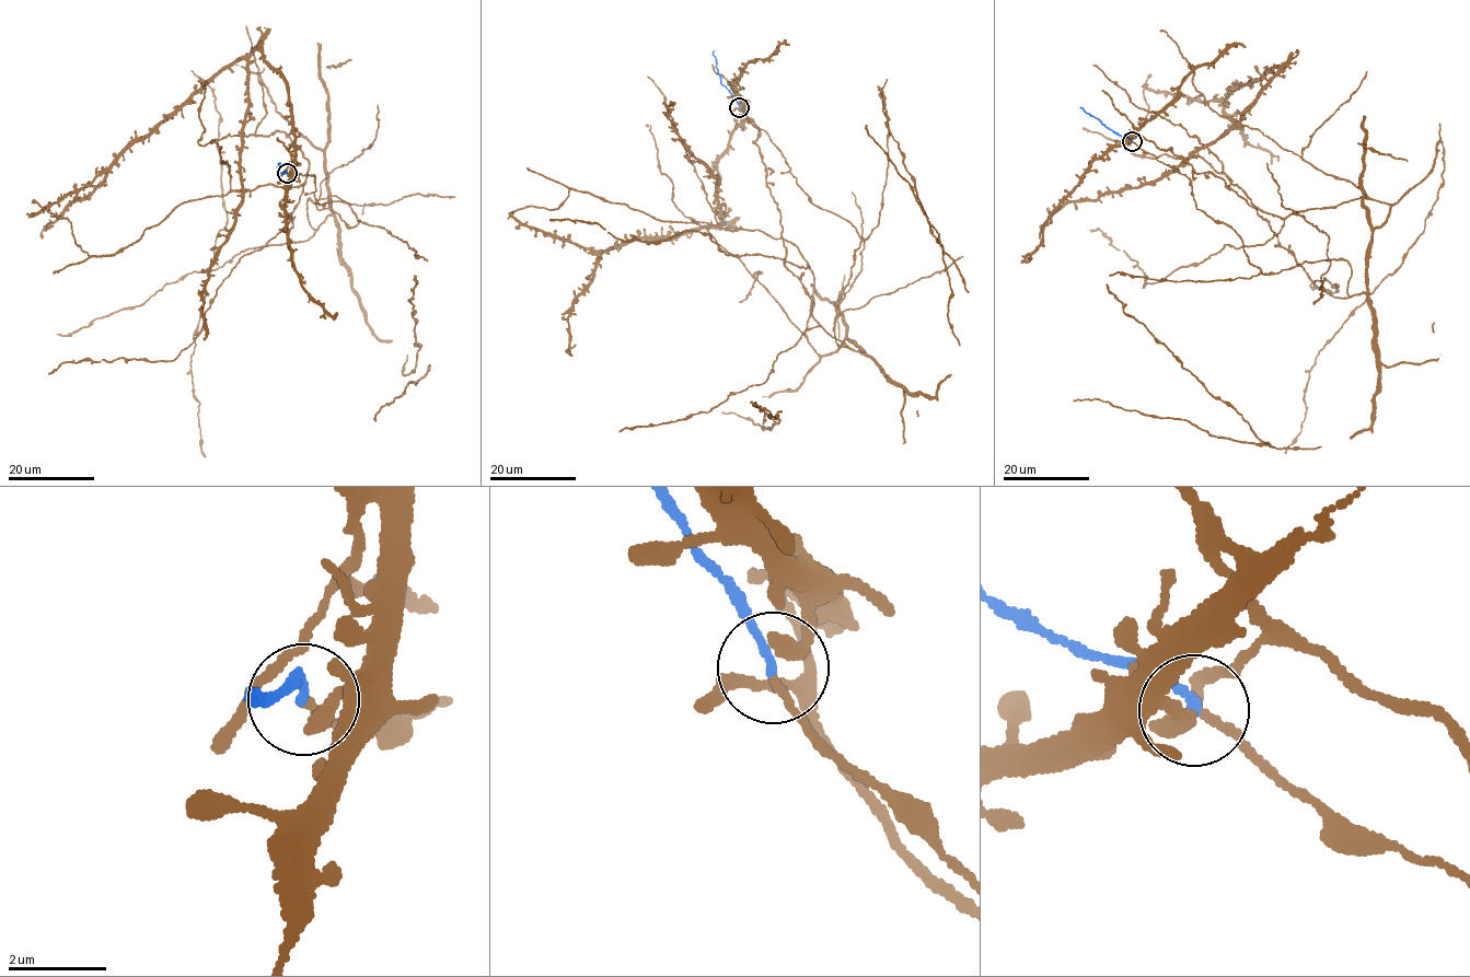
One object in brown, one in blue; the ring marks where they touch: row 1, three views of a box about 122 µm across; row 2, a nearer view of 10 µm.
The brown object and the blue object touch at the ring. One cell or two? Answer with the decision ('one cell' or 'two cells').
one cell

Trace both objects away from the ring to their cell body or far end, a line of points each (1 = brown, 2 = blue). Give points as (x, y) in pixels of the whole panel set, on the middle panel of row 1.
1: (740, 107), (861, 240), (851, 349), (715, 195), (720, 225), (600, 255), (568, 351)
2: (740, 106), (721, 83), (714, 50)

